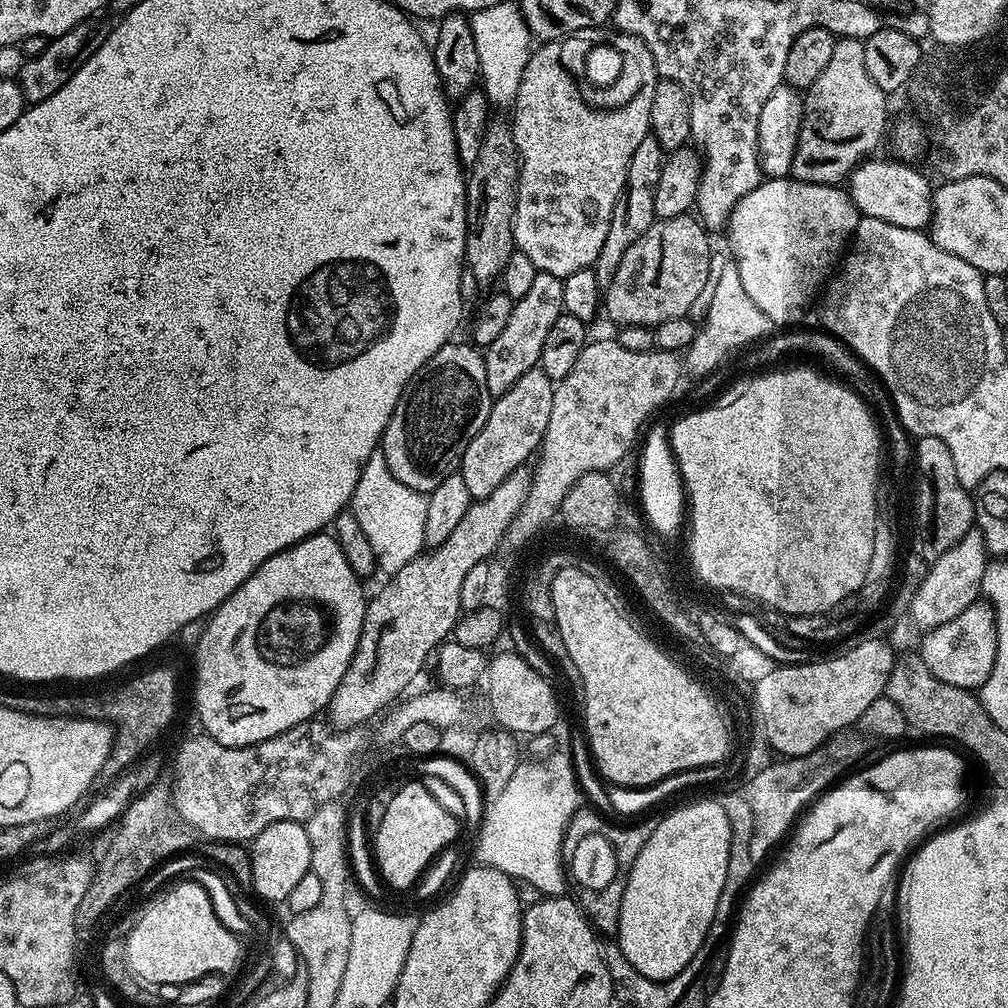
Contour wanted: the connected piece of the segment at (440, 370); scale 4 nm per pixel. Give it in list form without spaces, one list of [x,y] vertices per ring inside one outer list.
[[[449,342],[440,347],[412,376],[412,381],[404,387],[404,393],[398,398],[398,406],[394,406],[394,414],[384,431],[382,451],[386,458],[386,466],[390,466],[390,474],[398,478],[398,482],[406,482],[410,490],[429,493],[451,472],[460,467],[460,459],[470,446],[470,442],[482,430],[486,418],[492,409],[493,396],[486,386],[486,366],[483,355],[471,343],[456,344]]]

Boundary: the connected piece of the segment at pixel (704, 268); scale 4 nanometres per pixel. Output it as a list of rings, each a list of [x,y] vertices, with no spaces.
[[[695,215],[657,220],[626,250],[618,274],[607,285],[602,296],[603,311],[608,311],[616,326],[642,324],[655,326],[670,322],[670,318],[688,316],[694,298],[702,294],[706,278],[710,275],[710,258],[714,248],[708,241],[709,229]]]

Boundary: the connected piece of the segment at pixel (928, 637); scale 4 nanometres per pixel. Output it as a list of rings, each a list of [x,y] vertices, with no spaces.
[[[987,603],[971,604],[958,618],[950,618],[950,622],[942,622],[942,626],[925,631],[924,641],[918,647],[918,654],[926,662],[930,674],[950,686],[979,689],[986,682],[995,656],[995,618]]]

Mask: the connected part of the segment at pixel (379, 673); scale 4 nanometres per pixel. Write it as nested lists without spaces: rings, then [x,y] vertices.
[[[514,470],[508,475],[506,482],[502,482],[489,496],[472,503],[470,510],[462,514],[462,522],[458,522],[458,526],[444,542],[429,547],[410,562],[406,562],[402,570],[391,573],[385,579],[388,581],[377,590],[376,597],[368,600],[368,612],[364,616],[364,626],[356,654],[342,678],[340,689],[332,696],[330,713],[332,712],[333,725],[340,728],[364,726],[360,724],[366,723],[371,716],[378,715],[384,707],[387,709],[393,702],[399,701],[409,691],[407,688],[415,682],[416,675],[424,668],[424,663],[427,660],[429,663],[433,653],[453,635],[456,621],[462,615],[462,582],[466,579],[466,574],[474,570],[474,566],[485,563],[489,559],[487,556],[492,556],[496,552],[494,546],[499,542],[509,516],[512,516],[517,505],[520,505],[527,483],[528,477],[525,472]]]

